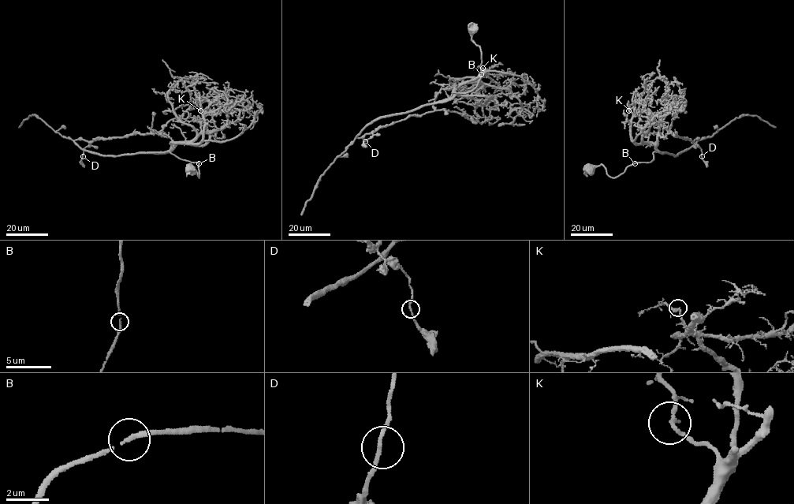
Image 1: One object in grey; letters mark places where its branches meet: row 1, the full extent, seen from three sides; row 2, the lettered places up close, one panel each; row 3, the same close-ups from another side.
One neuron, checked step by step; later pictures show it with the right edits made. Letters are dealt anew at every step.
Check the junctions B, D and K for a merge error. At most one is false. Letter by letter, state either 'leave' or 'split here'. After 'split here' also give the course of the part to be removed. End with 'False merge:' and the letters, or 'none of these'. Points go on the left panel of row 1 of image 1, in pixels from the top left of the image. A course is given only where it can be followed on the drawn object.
B: leave
D: leave
K: leave
False merge: none of these

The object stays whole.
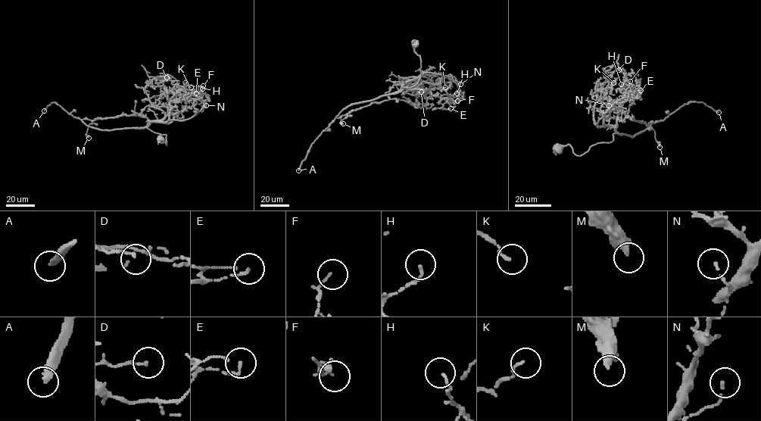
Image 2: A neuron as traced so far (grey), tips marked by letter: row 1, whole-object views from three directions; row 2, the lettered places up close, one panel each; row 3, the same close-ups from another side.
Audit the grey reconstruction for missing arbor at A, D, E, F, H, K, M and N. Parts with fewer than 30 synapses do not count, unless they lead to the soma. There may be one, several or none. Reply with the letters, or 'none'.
A

